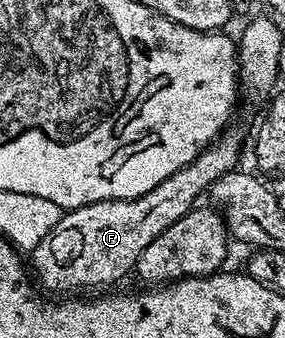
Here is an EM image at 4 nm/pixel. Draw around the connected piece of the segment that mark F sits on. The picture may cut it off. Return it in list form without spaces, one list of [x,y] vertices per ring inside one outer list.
[[[235,126],[227,127],[226,131],[222,133],[218,139],[213,140],[204,151],[194,159],[192,163],[187,168],[181,168],[176,170],[176,174],[172,174],[172,178],[164,178],[164,182],[160,182],[160,186],[156,186],[156,190],[148,190],[148,194],[140,194],[140,198],[132,198],[131,200],[101,200],[95,204],[86,204],[83,208],[75,208],[73,210],[67,211],[63,215],[62,221],[52,231],[50,231],[50,236],[44,238],[44,242],[40,242],[40,246],[36,246],[32,253],[32,259],[34,259],[34,268],[32,264],[32,272],[36,277],[38,275],[37,283],[47,288],[47,293],[50,294],[78,294],[81,288],[102,288],[105,284],[114,284],[117,282],[121,276],[131,275],[134,272],[134,263],[140,258],[140,254],[147,248],[147,246],[155,240],[155,238],[160,238],[160,234],[164,234],[164,230],[168,230],[168,226],[172,226],[172,222],[176,222],[180,218],[184,218],[184,214],[188,214],[190,209],[195,207],[199,203],[198,195],[209,193],[210,187],[220,179],[224,174],[235,171],[239,167],[238,159],[242,156],[242,132]]]

